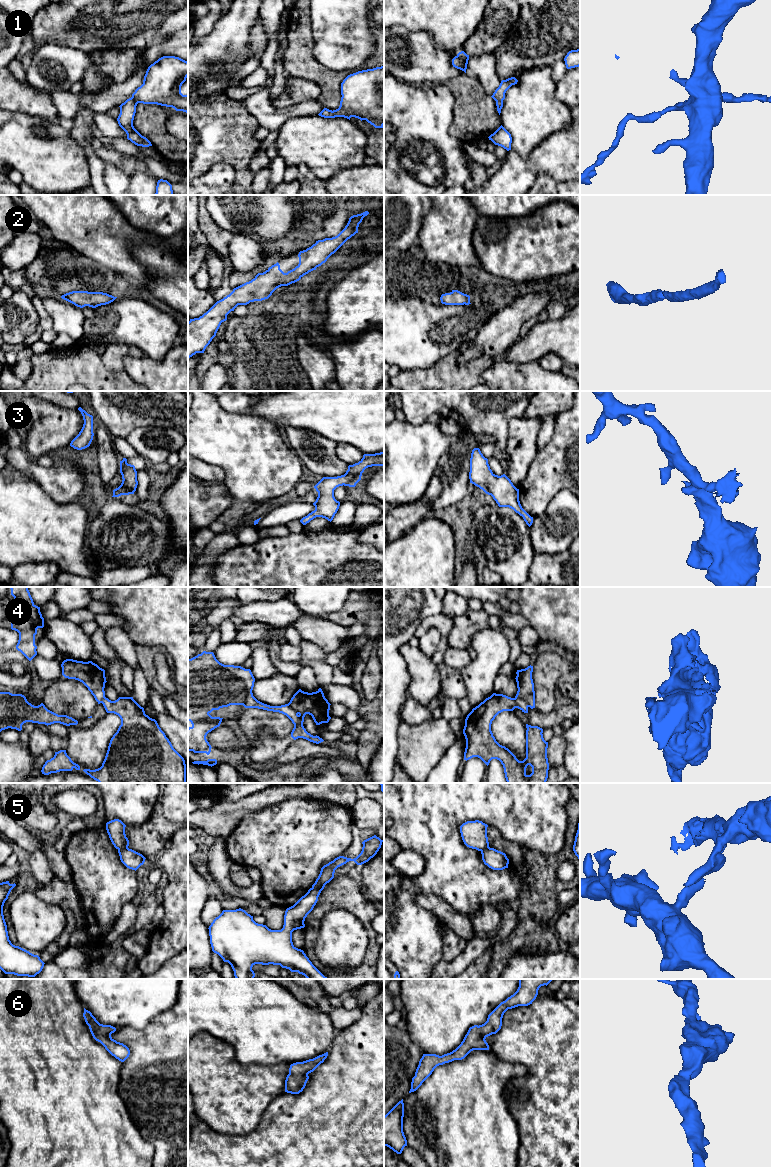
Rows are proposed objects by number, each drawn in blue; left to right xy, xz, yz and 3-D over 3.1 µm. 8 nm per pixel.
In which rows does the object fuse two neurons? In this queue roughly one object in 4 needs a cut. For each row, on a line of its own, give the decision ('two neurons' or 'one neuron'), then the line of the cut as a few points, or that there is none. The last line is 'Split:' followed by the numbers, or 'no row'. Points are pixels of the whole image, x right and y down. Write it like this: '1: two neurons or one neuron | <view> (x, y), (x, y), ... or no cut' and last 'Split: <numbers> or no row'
1: one neuron | no cut
2: one neuron | no cut
3: one neuron | no cut
4: two neurons | yz (515, 697), (521, 698), (528, 706)
5: two neurons | xz (325, 883), (312, 887)
6: one neuron | no cut
Split: 4, 5

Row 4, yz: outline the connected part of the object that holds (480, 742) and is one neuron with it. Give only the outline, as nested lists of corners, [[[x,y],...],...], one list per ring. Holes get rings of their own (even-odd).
[[[493,693],[472,709],[465,719],[463,729],[466,739],[464,760],[478,757],[487,766],[492,759],[499,760],[507,783],[546,783],[549,770],[548,742],[543,738],[542,728],[526,724],[526,758],[523,761],[519,761],[493,736],[491,724],[495,717],[515,708],[528,713],[527,703],[523,699]]]

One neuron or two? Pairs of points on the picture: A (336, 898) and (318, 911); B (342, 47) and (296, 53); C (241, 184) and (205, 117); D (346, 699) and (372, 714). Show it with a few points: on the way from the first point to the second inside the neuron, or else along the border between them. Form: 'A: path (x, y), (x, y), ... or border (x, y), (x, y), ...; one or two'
A: path (332, 898), (322, 907); one
B: border (311, 28), (313, 56), (329, 68); two
C: path (241, 167), (240, 160), (214, 134); one
D: border (363, 699), (356, 710); two

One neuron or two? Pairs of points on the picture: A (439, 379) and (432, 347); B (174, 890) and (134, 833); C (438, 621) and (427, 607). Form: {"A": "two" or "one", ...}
{"A": "two", "B": "two", "C": "two"}

